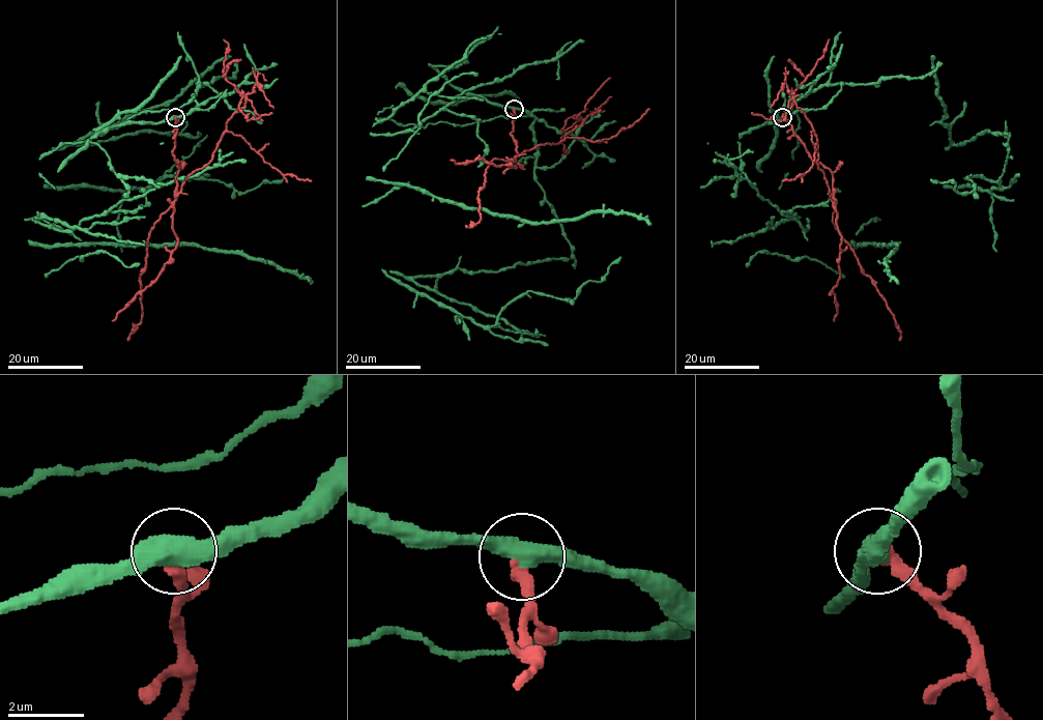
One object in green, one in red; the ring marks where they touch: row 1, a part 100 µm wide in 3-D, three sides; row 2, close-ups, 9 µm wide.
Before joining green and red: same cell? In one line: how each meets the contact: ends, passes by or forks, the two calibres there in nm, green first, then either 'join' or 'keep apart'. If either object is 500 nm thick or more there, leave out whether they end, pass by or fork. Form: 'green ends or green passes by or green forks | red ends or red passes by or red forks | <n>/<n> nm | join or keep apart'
500/400 nm | keep apart

